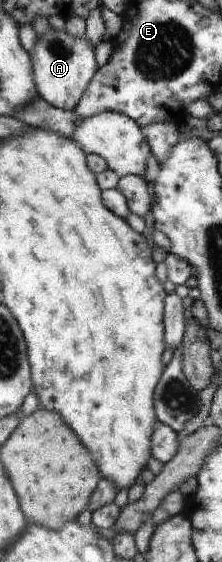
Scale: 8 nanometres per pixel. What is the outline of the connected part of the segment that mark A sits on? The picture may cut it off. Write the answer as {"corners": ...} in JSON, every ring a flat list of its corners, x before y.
{"corners":[[52,27,49,28,48,33,37,39,33,53,30,53,37,90,40,97,51,106,71,112,76,109,89,81,96,73,94,48,86,37,74,37,66,29,54,31]]}

